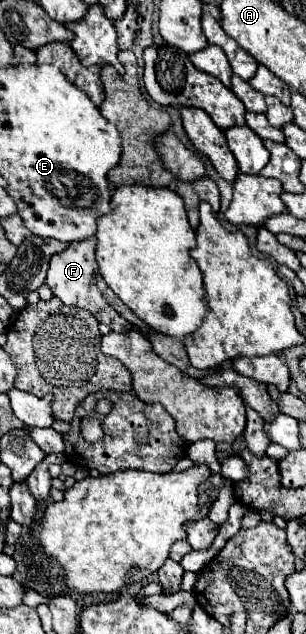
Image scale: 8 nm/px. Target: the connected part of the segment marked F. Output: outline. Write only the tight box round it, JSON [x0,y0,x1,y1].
[46,237,134,333]

